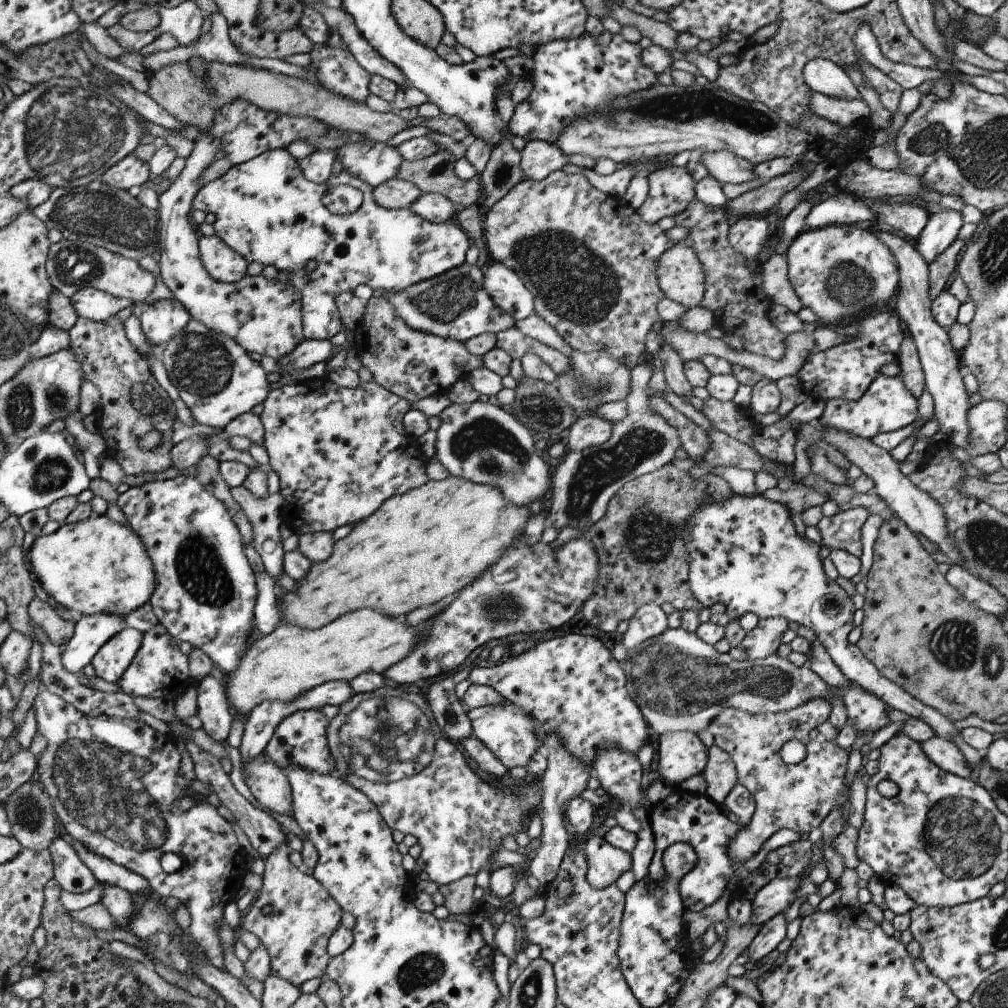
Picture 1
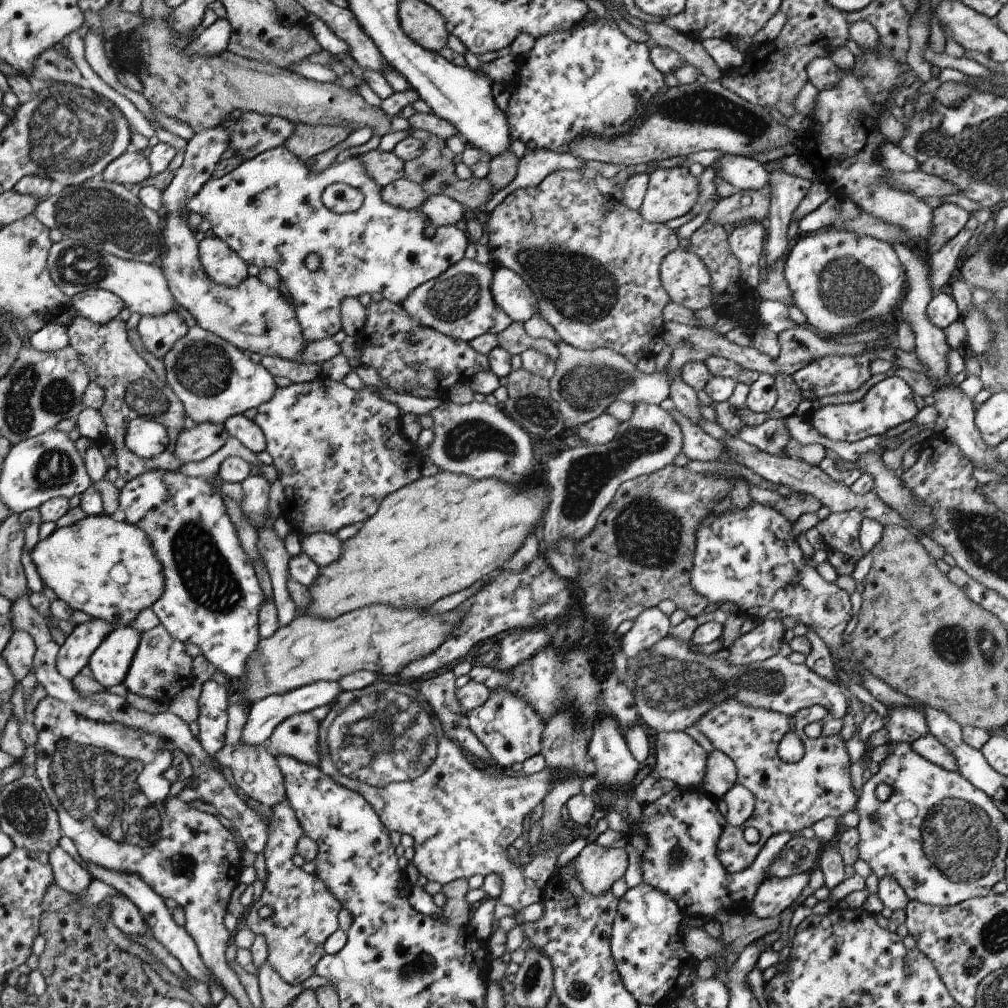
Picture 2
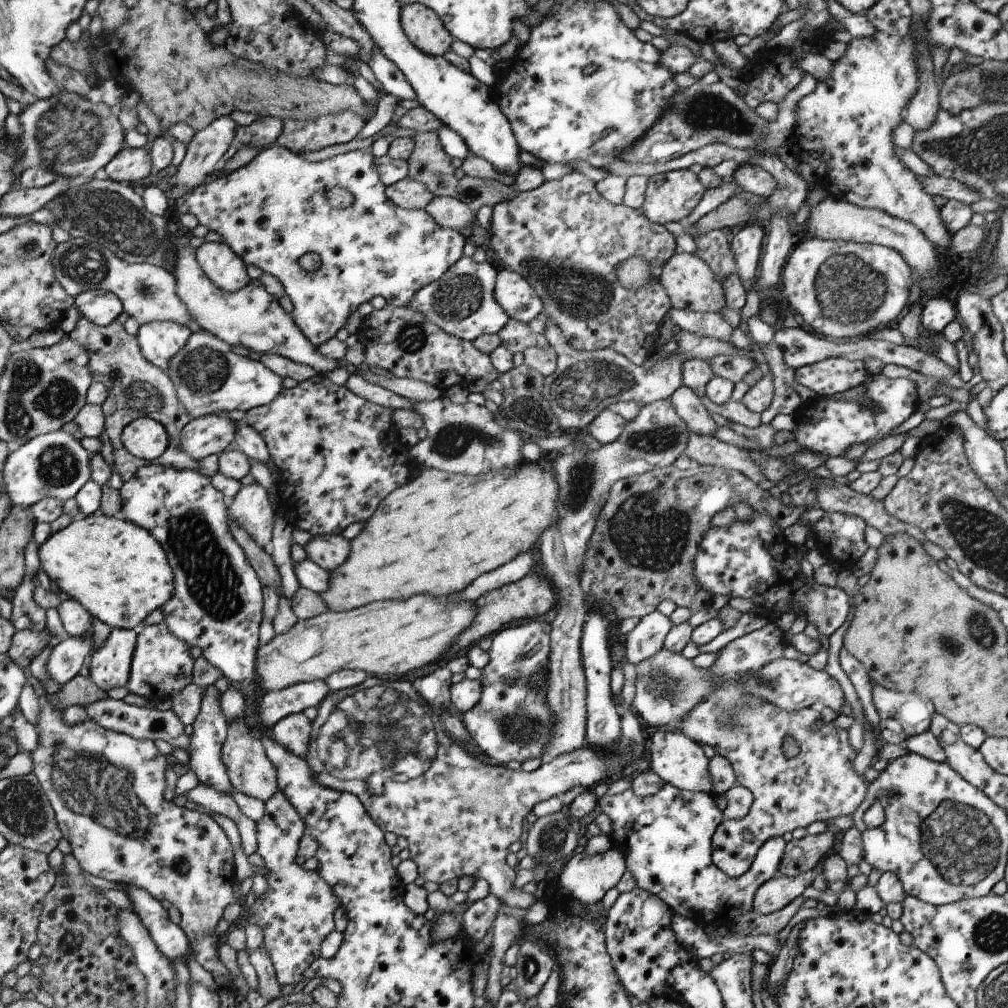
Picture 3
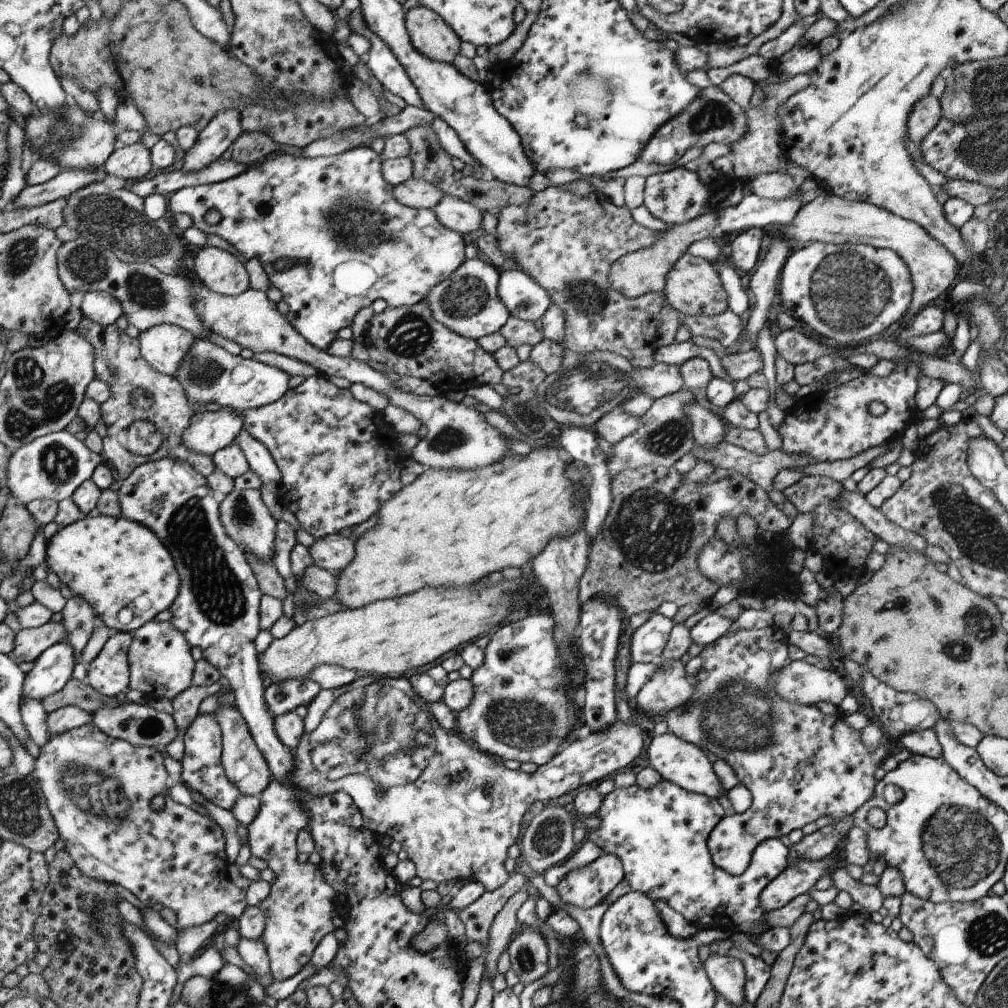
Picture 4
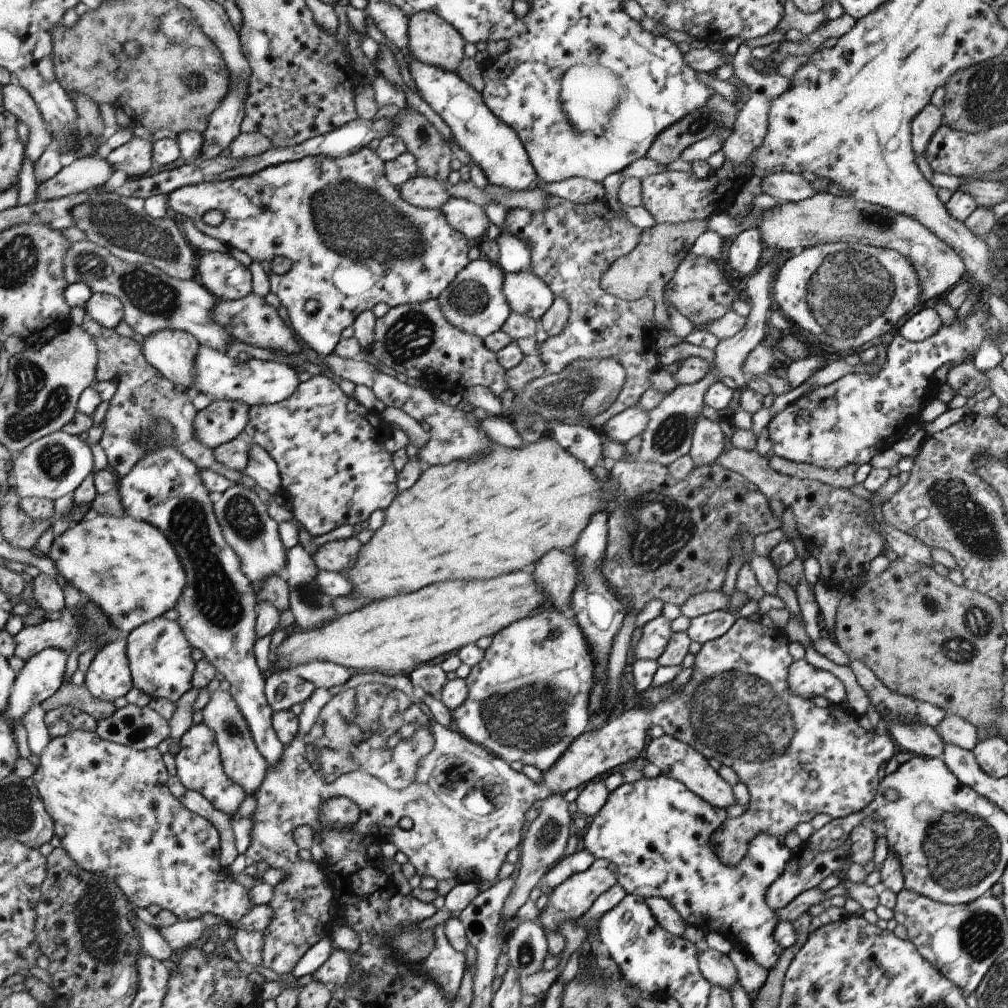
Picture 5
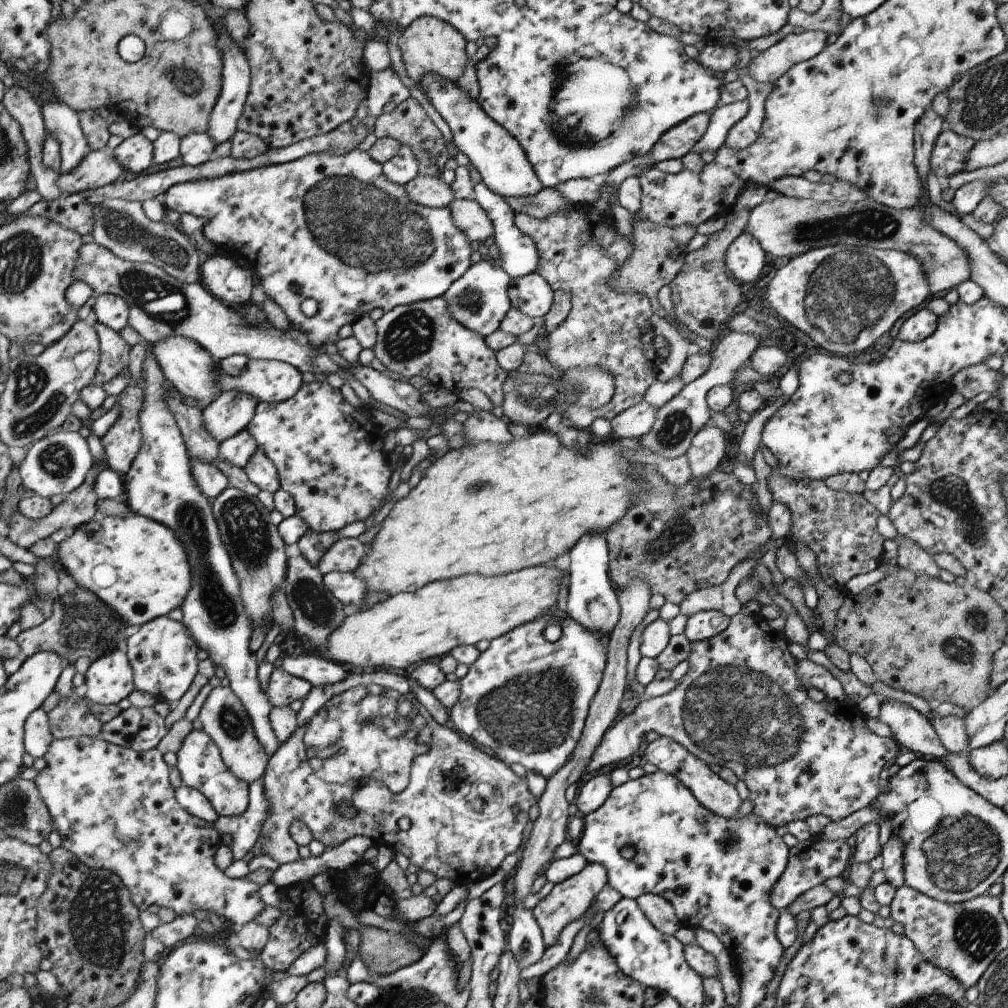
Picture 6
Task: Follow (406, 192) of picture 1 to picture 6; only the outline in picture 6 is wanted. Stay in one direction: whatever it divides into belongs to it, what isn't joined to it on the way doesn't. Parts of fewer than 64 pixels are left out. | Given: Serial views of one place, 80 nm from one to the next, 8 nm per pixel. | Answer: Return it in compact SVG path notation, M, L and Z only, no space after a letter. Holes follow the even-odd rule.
M419 174L405 185L406 192L415 203L425 207L447 207L455 199L454 189L442 179Z

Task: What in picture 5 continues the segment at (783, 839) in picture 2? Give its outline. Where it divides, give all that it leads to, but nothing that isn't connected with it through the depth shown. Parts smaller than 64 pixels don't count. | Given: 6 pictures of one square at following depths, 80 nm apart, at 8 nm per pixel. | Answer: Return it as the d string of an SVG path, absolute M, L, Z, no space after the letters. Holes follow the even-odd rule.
M660 774L653 779L642 778L633 784L624 783L611 791L608 795L606 804L600 809L600 812L595 814L592 818L585 820L581 832L580 847L588 849L596 859L606 859L613 862L618 869L617 883L624 887L627 894L640 895L644 899L647 899L648 897L664 898L664 900L667 900L677 910L677 913L684 919L684 922L687 922L687 924L700 924L707 932L714 931L724 935L732 942L733 948L744 950L748 955L754 958L758 964L761 964L764 968L770 970L776 962L778 962L778 958L780 958L783 948L772 936L779 920L775 915L775 911L773 911L765 901L765 894L766 889L782 874L786 864L788 864L791 857L791 850L783 843L780 843L778 837L760 833L751 840L750 844L748 844L749 850L747 855L738 863L738 866L731 867L725 865L723 862L719 861L719 858L714 854L713 848L709 843L711 836L714 835L715 830L722 824L724 819L726 819L726 810L712 806L712 804L706 802L698 795L695 795L691 790L688 790L681 782Z

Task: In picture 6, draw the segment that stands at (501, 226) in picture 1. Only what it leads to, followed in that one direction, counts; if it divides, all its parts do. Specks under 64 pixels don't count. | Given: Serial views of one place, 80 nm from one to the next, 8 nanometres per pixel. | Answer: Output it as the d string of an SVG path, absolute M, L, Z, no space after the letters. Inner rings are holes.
M572 206L567 209L537 219L526 213L515 213L514 224L516 228L529 236L536 245L539 256L537 273L549 282L554 290L562 290L571 294L571 311L563 323L547 336L547 358L549 362L561 371L576 369L578 367L593 368L594 365L611 370L615 374L615 393L603 407L590 410L574 404L566 411L566 417L572 421L572 426L579 429L590 430L590 425L596 418L612 420L627 408L644 400L648 387L657 379L660 354L652 347L657 335L653 331L650 317L653 308L647 296L638 293L628 295L617 293L607 285L607 278L615 268L618 268L633 251L633 236L622 236L616 228L616 222L608 211L599 211L594 206Z

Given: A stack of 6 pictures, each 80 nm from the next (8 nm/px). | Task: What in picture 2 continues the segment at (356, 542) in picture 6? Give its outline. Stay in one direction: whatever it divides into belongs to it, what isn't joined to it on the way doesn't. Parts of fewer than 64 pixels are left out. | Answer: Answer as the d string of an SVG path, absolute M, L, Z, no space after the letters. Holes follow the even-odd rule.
M314 533L300 540L302 550L319 566L333 564L340 558L340 542L334 534Z

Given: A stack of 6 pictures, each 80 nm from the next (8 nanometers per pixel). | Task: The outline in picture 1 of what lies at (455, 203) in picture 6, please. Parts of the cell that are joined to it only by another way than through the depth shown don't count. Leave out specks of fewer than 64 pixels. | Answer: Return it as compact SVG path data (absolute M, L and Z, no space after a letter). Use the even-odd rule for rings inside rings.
M422 193L409 209L431 223L448 222L452 215L460 210L449 198L440 193Z

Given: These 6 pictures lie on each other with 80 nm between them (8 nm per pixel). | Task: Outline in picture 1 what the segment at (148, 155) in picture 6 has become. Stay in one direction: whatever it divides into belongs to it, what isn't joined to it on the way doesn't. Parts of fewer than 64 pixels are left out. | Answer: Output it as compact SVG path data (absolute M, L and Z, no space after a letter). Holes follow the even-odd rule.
M129 154L108 168L100 179L108 186L128 191L132 186L142 186L150 179L149 163L138 160L134 154Z

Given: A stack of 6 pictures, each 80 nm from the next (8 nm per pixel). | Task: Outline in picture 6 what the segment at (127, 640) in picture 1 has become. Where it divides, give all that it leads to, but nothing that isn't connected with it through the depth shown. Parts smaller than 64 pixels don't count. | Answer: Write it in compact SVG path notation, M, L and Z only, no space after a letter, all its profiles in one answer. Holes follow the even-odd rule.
M114 651L94 659L85 673L85 683L90 702L113 705L128 697L134 684L126 652Z

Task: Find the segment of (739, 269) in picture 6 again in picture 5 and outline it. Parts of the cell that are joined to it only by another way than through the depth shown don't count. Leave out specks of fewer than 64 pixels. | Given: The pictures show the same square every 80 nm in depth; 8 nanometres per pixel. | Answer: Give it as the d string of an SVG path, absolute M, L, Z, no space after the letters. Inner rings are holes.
M750 227L737 234L728 248L726 267L747 276L752 274L760 264L762 242L760 231L756 227Z

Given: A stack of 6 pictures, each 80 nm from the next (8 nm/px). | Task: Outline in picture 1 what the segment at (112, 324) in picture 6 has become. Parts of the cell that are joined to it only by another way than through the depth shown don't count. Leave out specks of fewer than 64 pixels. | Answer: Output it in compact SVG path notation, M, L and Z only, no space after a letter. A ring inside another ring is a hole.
M84 287L77 290L70 298L79 317L93 321L105 321L118 314L119 310L132 306L130 300L116 298L107 292Z

